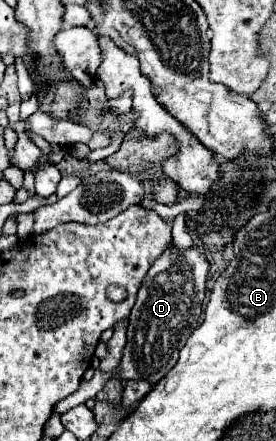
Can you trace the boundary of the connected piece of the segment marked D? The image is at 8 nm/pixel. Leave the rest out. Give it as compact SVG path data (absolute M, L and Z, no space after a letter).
M173 243L157 257L157 261L147 271L135 307L129 317L127 329L127 347L123 351L123 359L119 367L111 373L95 371L91 381L83 381L81 387L59 401L55 405L55 413L63 415L65 411L93 399L105 385L105 381L113 375L121 375L123 379L143 379L151 385L157 385L179 359L179 347L185 345L187 337L195 331L203 313L203 299L207 291L207 275L209 275L209 259L199 247L189 247L187 251L179 251Z

